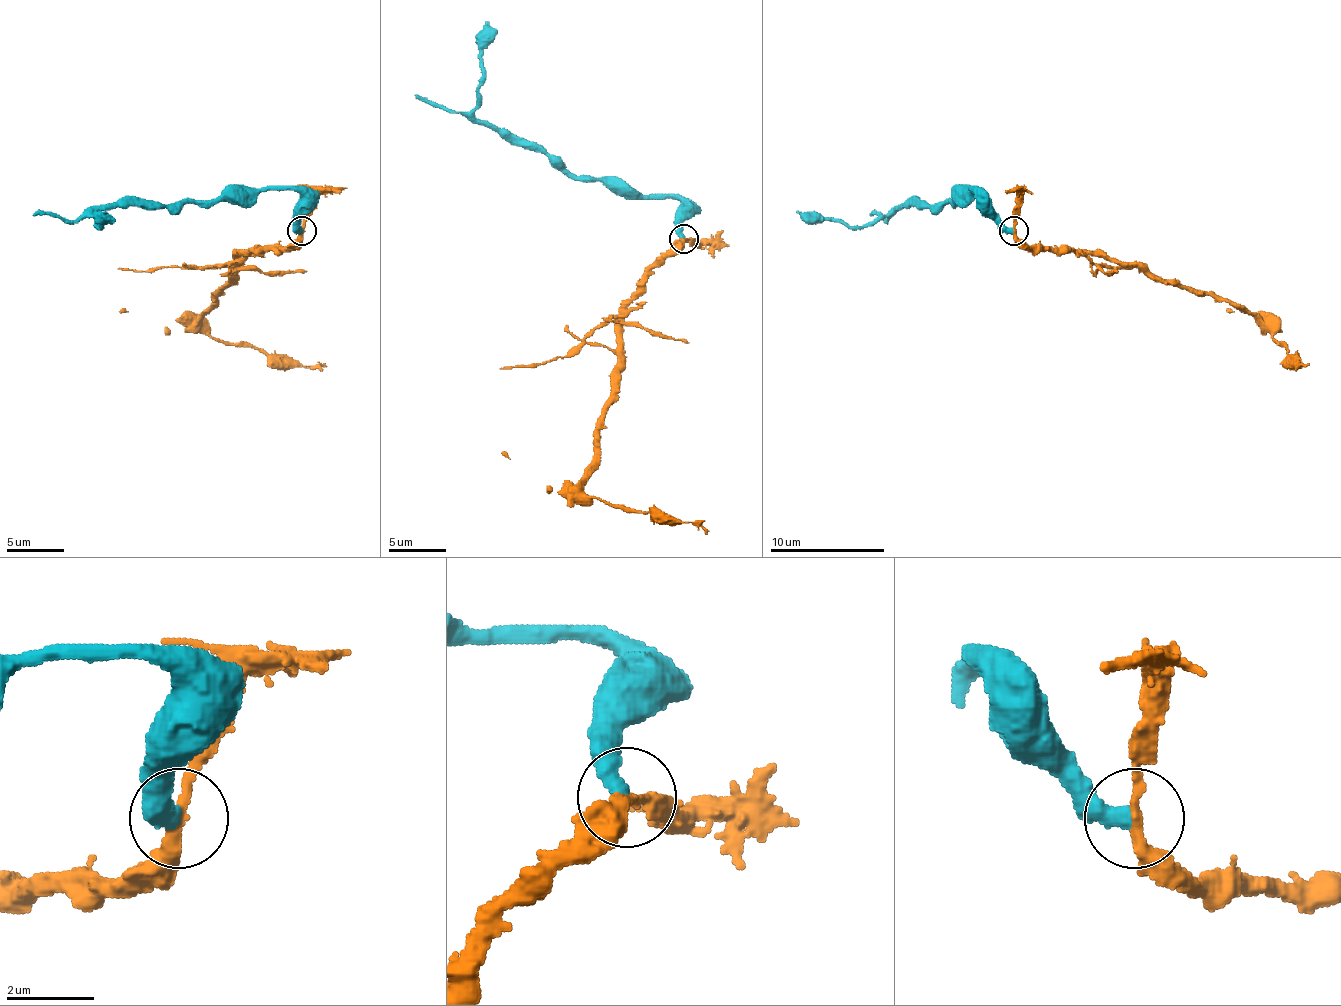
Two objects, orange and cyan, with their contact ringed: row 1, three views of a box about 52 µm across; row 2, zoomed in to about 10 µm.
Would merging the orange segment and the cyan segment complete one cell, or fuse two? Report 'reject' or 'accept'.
reject

